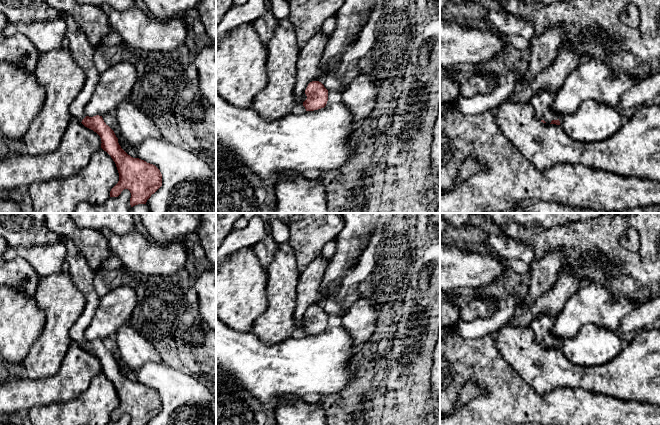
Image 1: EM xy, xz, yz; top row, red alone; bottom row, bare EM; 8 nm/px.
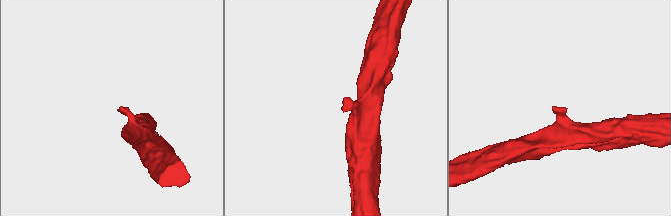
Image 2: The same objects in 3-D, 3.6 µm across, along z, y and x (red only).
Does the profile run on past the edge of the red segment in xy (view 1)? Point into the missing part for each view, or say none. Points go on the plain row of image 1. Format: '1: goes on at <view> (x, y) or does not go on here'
1: goes on at xy (82, 276)

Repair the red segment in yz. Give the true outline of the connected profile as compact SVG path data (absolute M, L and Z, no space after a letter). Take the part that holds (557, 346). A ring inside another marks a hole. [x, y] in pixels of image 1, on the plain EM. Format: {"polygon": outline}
{"polygon": "M547 314L540 315L530 324L536 341L543 347L560 349L559 339L550 333L554 320Z"}

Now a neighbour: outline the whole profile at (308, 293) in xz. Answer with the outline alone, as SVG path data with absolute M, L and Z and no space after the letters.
M320 255L300 273L296 287L296 308L293 314L295 327L303 328L303 319L308 308L320 304L321 283L330 260L331 258Z

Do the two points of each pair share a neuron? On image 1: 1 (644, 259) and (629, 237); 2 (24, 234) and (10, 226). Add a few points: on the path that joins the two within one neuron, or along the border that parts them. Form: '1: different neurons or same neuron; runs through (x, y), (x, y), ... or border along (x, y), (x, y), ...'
1: different neurons; border along (633, 226), (639, 234), (639, 248), (630, 252)
2: same neuron; runs through (21, 231), (16, 226), (13, 226)

